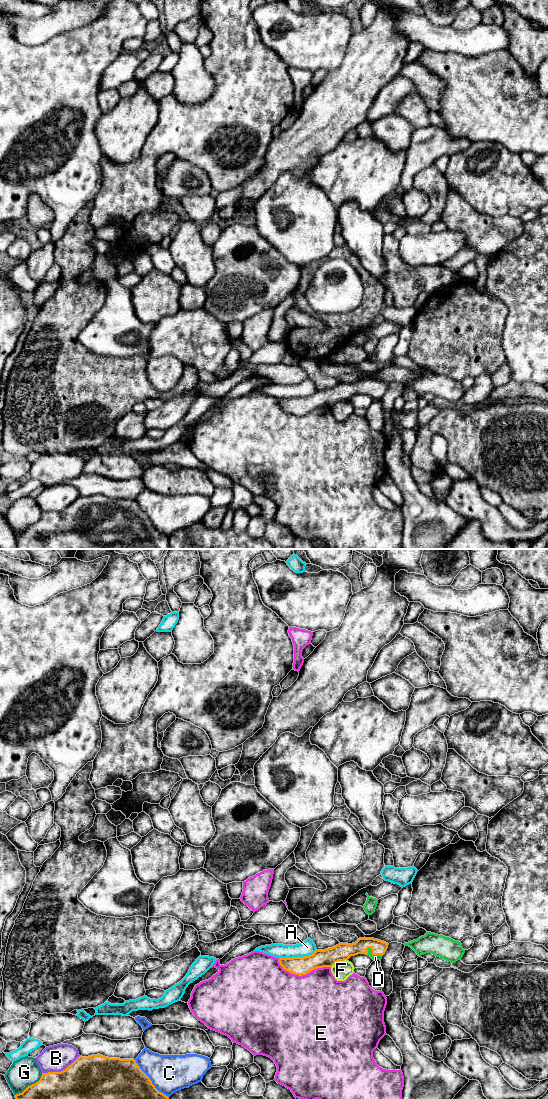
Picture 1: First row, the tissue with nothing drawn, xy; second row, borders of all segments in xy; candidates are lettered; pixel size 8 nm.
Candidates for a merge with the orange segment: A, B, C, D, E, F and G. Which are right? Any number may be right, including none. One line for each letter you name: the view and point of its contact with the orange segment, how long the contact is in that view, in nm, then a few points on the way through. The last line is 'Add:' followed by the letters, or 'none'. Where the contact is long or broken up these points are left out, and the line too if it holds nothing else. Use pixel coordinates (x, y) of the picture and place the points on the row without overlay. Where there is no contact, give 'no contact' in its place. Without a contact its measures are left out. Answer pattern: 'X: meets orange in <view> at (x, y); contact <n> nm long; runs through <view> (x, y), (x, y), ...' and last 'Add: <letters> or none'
D: meets orange in xy at (373, 394); contact 140 nm long; runs through xy (343, 391), (369, 388), (373, 394), (375, 397)
Add: D

